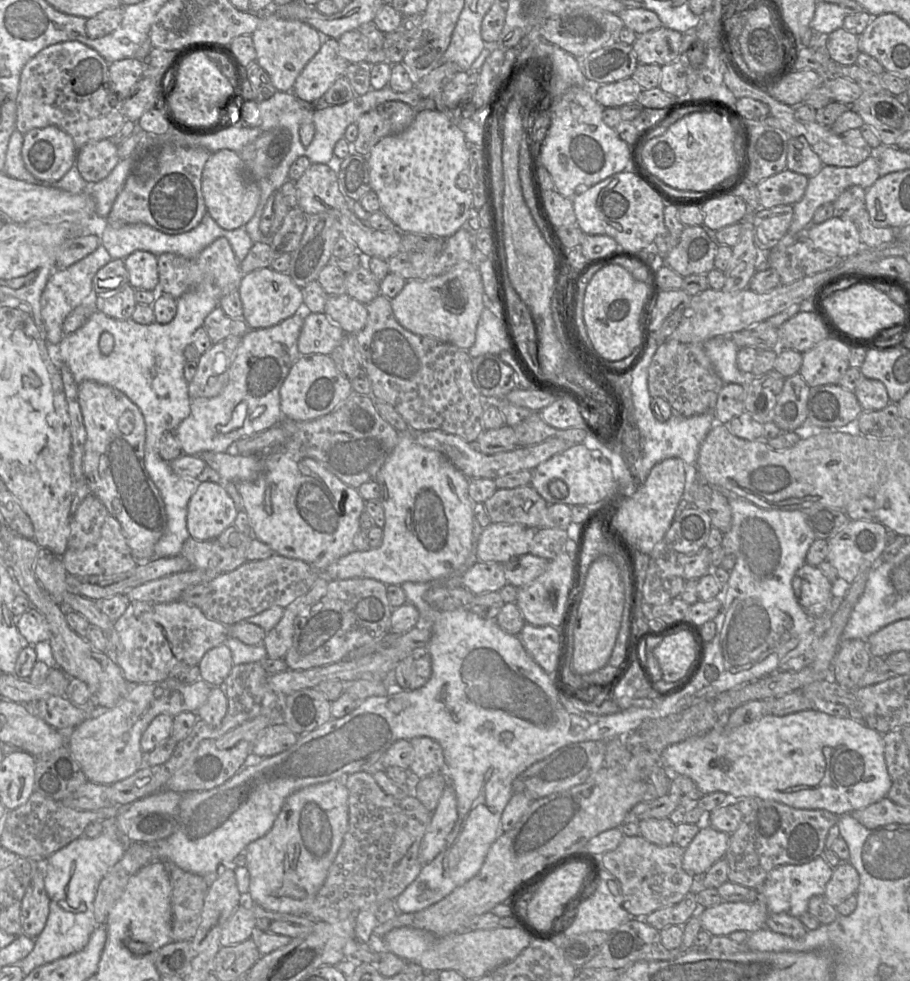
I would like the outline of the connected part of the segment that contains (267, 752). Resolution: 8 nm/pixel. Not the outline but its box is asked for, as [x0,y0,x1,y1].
[252,723,298,758]

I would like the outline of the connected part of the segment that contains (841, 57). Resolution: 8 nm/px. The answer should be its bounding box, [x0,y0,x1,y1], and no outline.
[826,27,860,66]

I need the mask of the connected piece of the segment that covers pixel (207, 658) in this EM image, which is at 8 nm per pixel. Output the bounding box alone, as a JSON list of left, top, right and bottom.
[198,643,234,687]

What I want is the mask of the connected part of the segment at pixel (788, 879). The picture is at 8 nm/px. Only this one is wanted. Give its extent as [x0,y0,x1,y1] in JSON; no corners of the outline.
[698,856,834,936]

